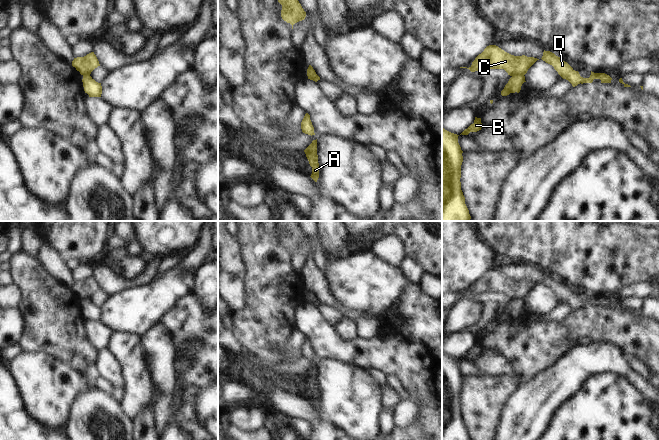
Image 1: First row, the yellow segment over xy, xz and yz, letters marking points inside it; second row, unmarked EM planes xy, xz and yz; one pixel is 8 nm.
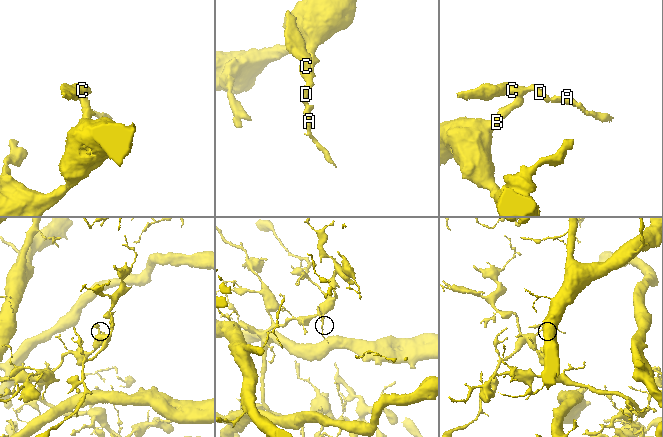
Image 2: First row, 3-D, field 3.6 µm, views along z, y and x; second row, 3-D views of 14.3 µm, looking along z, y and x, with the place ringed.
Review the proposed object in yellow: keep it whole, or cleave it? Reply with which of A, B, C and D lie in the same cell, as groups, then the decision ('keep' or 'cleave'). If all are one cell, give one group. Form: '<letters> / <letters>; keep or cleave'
A C D / B; cleave

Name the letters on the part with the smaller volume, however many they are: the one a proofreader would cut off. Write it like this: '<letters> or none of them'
A, C, D

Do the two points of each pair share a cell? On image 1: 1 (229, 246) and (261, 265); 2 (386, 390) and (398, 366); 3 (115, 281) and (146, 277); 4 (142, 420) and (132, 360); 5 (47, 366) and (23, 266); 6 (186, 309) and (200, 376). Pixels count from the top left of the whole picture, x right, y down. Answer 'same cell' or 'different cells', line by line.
1: different cells
2: different cells
3: same cell
4: different cells
5: different cells
6: same cell

